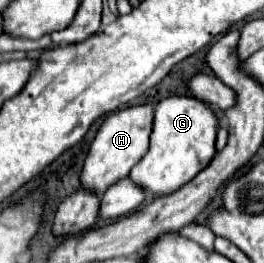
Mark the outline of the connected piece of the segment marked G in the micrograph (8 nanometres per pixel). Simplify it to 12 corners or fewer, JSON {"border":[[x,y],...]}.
{"border":[[164,98],[130,178],[150,194],[184,186],[216,154],[218,118]]}

